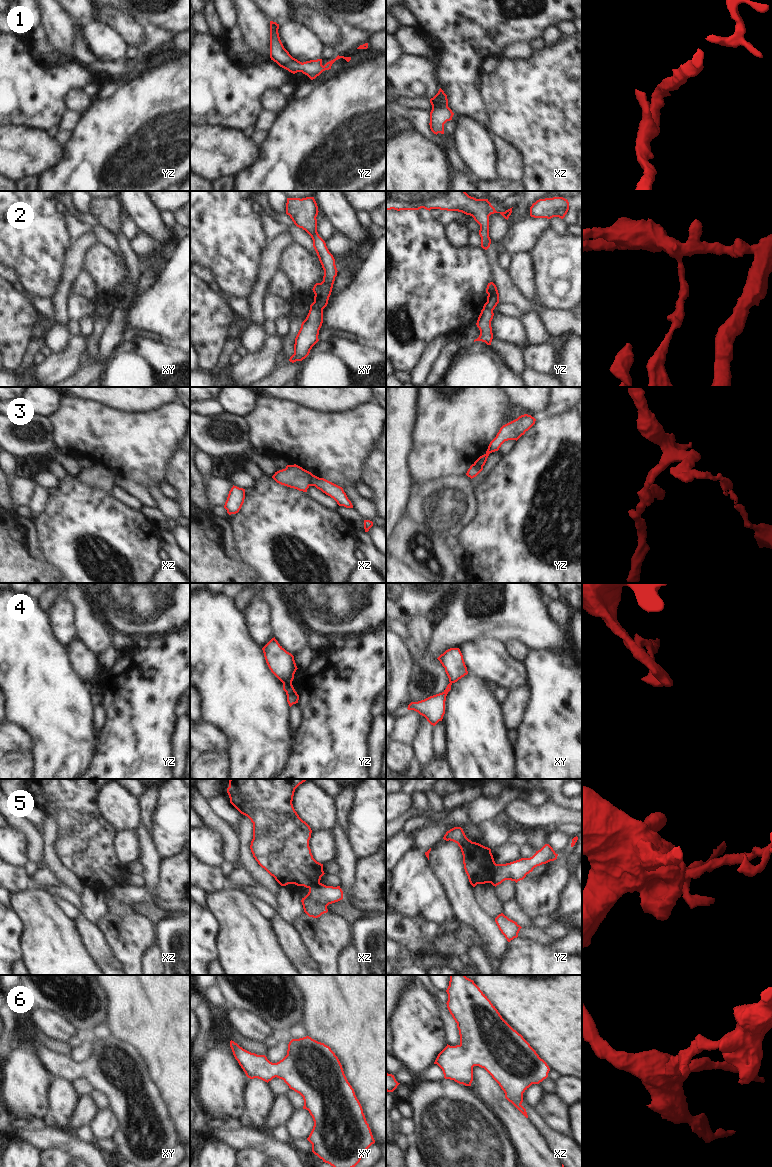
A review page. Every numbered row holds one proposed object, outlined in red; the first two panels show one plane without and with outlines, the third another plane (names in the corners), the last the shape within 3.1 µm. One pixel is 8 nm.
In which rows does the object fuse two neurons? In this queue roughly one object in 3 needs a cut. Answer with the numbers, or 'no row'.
2, 3, 4, 5

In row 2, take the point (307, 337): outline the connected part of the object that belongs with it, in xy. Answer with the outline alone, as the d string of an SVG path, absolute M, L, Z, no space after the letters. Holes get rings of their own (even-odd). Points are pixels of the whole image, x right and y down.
M310 308L295 338L294 354L290 357L290 362L302 361L309 355L312 347L319 341L318 335L322 323L323 309Z

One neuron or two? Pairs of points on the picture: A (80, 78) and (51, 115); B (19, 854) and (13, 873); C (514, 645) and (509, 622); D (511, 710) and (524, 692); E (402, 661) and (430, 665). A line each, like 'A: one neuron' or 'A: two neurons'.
A: one neuron
B: two neurons
C: two neurons
D: one neuron
E: two neurons

